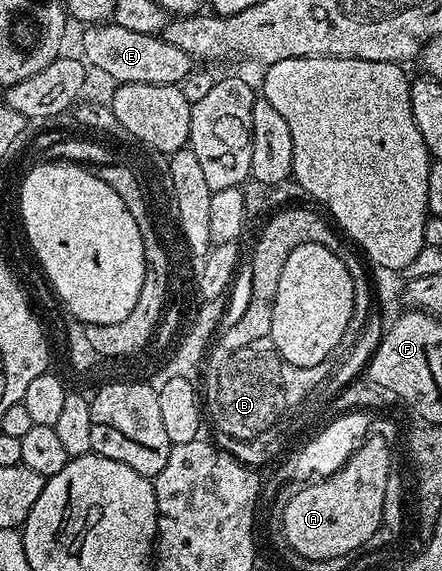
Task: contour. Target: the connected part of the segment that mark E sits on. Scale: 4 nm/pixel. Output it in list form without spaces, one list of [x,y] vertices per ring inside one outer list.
[[[115,21],[92,25],[84,35],[84,54],[89,68],[97,67],[104,75],[121,83],[145,83],[146,85],[180,85],[194,71],[194,60],[182,49],[170,45],[160,35],[133,33],[122,29]]]

